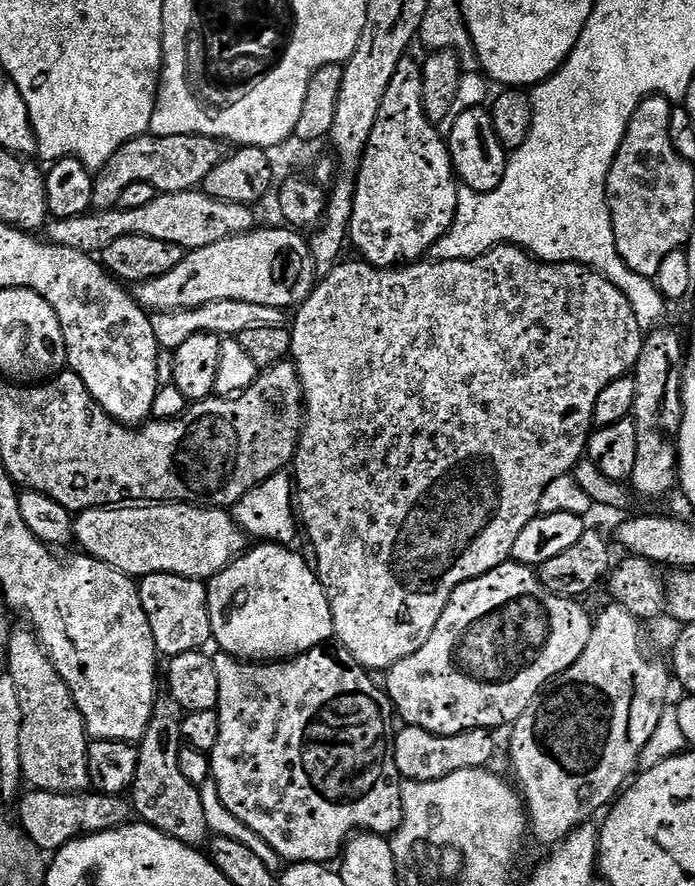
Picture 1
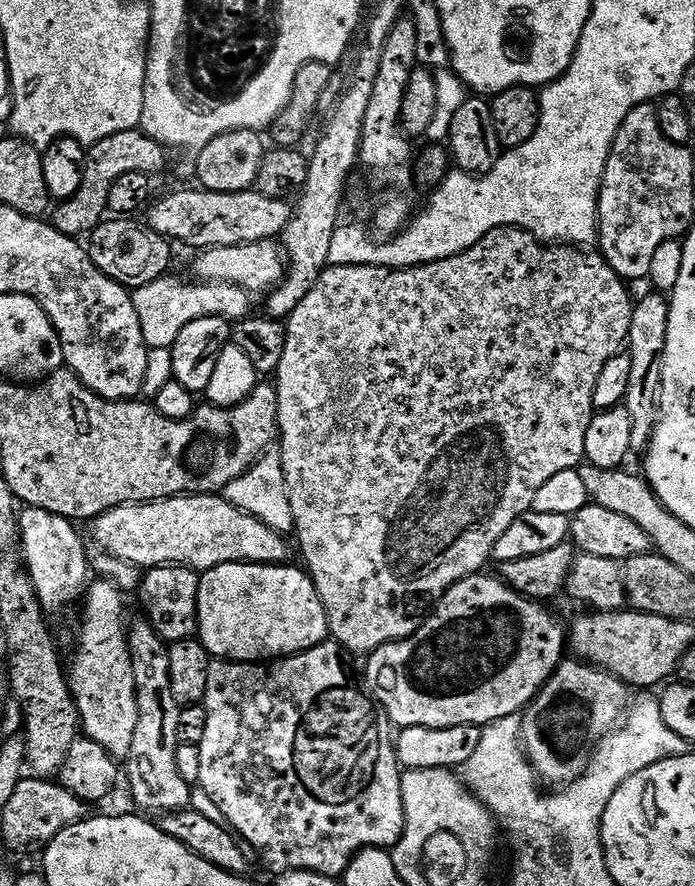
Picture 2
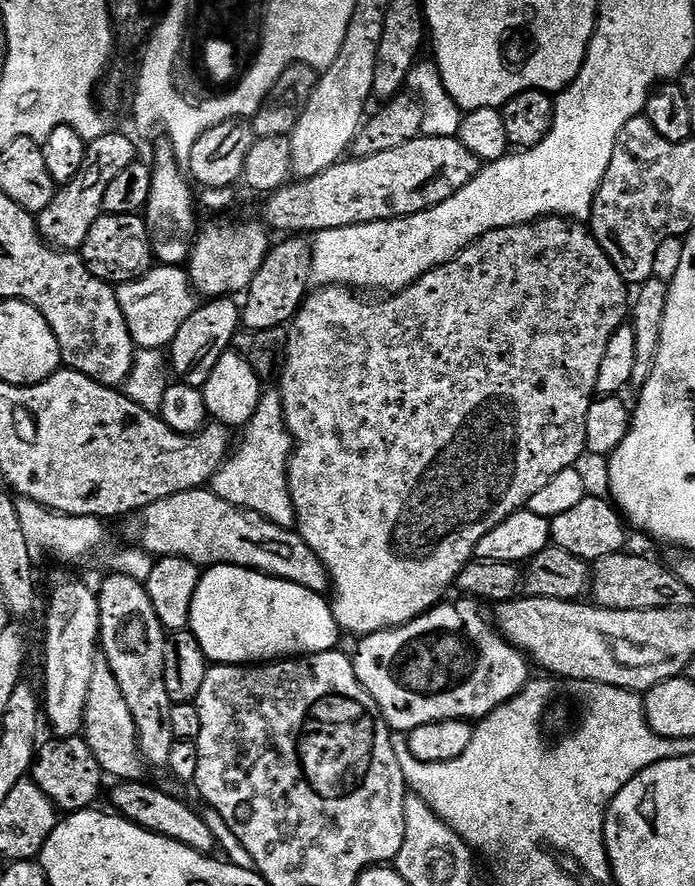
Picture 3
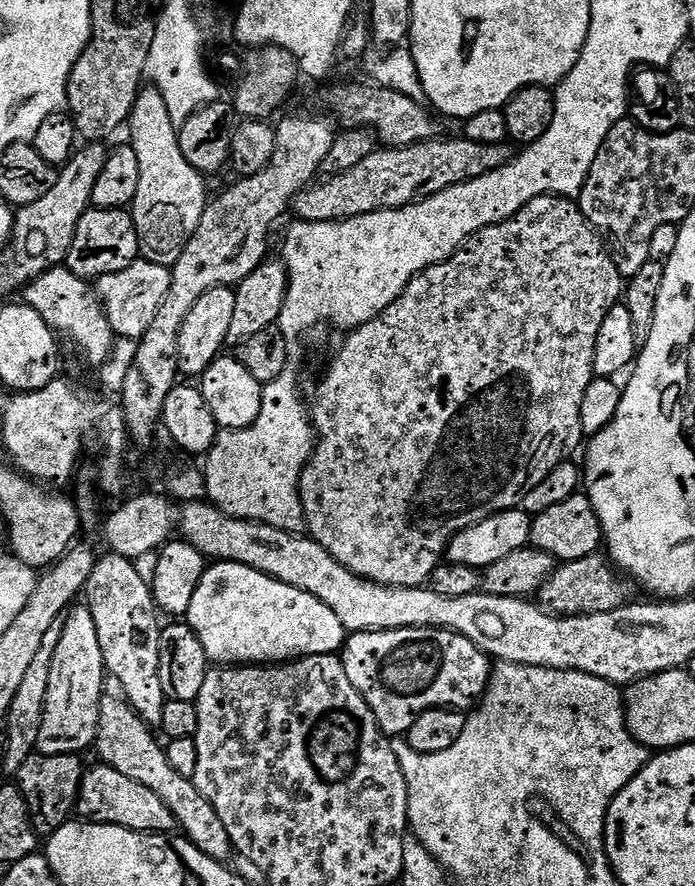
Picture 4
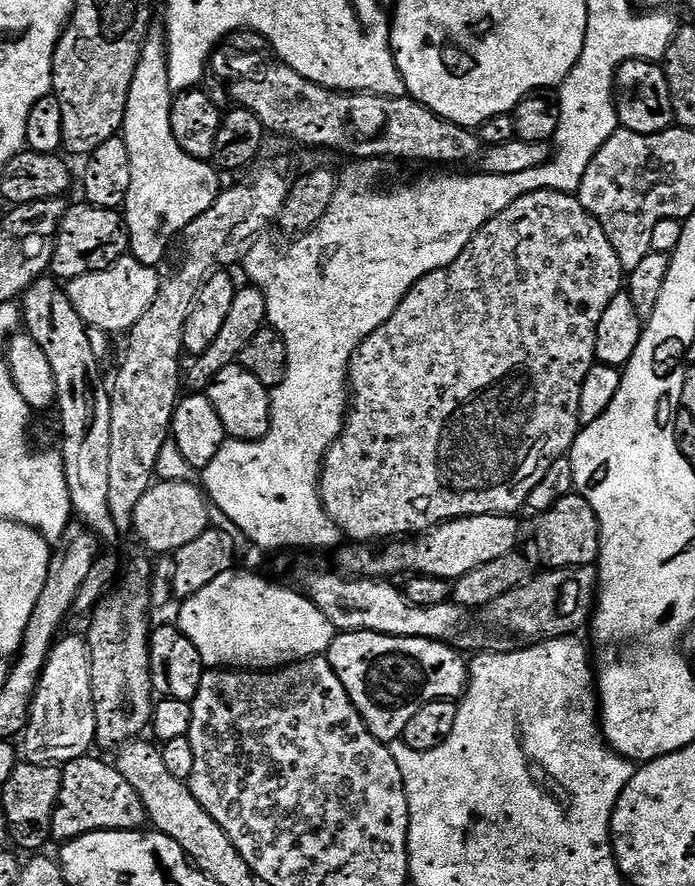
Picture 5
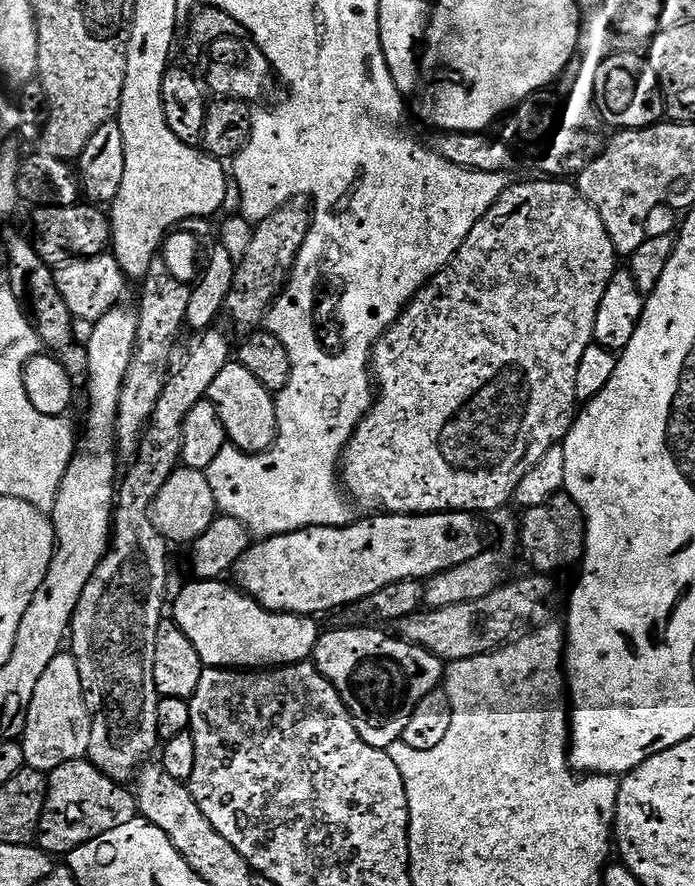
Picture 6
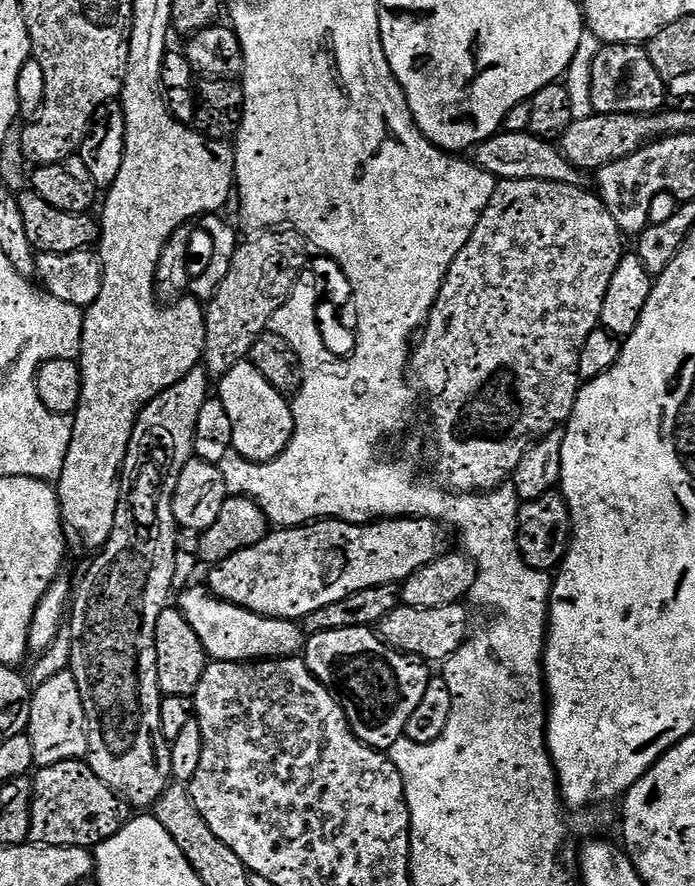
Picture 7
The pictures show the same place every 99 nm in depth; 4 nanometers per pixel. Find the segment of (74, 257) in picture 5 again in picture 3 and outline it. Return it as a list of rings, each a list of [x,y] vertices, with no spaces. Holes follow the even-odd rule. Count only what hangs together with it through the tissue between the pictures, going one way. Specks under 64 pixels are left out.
[[[130,213],[101,214],[94,222],[94,226],[90,226],[90,234],[86,234],[82,257],[92,276],[106,280],[113,286],[145,276],[154,264],[145,217]]]

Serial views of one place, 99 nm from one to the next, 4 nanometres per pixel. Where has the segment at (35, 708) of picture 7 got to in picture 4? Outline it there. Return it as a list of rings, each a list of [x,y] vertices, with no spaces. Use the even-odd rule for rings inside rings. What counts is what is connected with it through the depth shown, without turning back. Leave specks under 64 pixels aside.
[[[87,606],[75,608],[65,615],[65,629],[50,662],[49,689],[46,690],[38,745],[39,751],[46,754],[80,754],[83,748],[91,749],[96,742],[100,700],[106,695],[106,669],[102,646],[98,646],[94,614]]]

